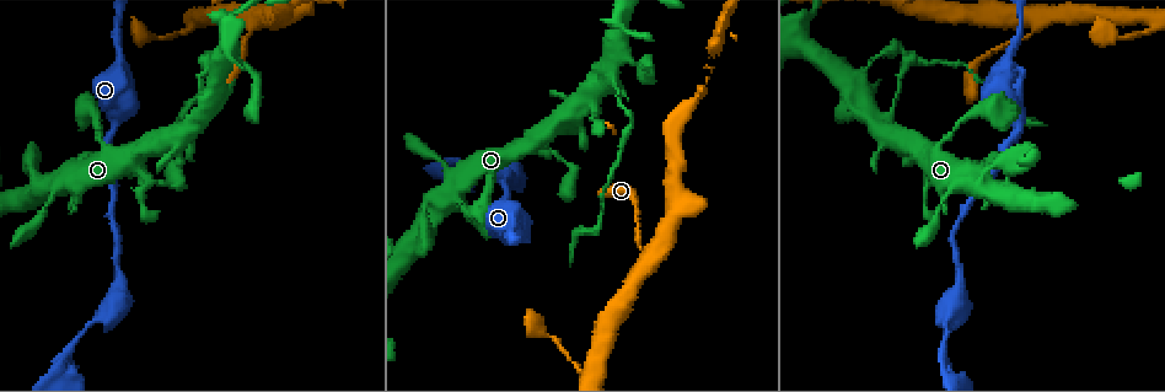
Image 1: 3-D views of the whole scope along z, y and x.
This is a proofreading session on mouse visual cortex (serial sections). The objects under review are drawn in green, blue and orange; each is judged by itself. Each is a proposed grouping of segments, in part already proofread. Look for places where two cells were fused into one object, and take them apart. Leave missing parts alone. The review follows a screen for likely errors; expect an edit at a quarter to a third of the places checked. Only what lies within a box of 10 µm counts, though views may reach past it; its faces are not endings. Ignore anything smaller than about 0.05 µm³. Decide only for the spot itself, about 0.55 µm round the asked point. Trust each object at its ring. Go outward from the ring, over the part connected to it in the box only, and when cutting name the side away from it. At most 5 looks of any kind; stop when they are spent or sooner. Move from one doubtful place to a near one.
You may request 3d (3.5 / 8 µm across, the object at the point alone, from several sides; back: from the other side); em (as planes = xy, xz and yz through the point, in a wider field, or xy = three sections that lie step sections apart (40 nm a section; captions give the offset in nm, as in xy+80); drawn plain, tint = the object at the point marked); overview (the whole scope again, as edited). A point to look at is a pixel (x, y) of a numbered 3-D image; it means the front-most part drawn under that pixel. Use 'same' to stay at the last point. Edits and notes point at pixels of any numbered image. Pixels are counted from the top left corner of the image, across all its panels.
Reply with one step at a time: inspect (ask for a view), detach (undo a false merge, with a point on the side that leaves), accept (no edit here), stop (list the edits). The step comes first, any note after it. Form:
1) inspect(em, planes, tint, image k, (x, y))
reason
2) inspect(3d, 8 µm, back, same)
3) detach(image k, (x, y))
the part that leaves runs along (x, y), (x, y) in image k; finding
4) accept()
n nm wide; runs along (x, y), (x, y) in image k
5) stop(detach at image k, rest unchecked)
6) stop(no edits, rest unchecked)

inspect(3d, 3.5 µm, image 1, (503, 240))
sudden change in width

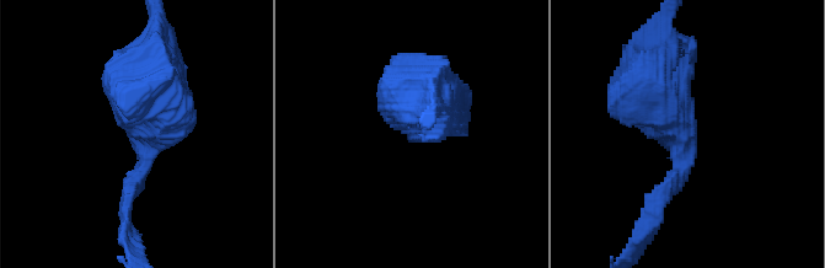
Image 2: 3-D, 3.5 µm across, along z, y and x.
inspect(em, planes, plain, image 2, (685, 151))
arms of 200, 600 nm; shape alone is not enough

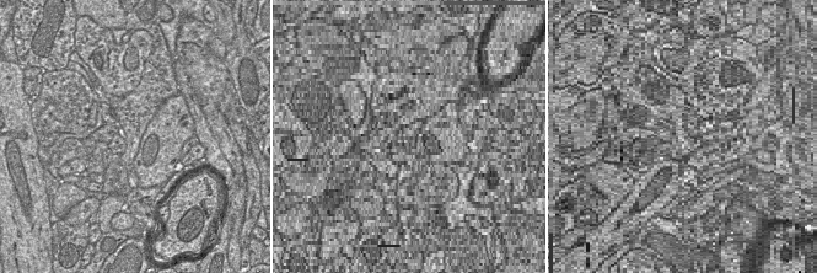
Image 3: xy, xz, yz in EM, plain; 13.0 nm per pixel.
inspect(em, planes, tint, same)

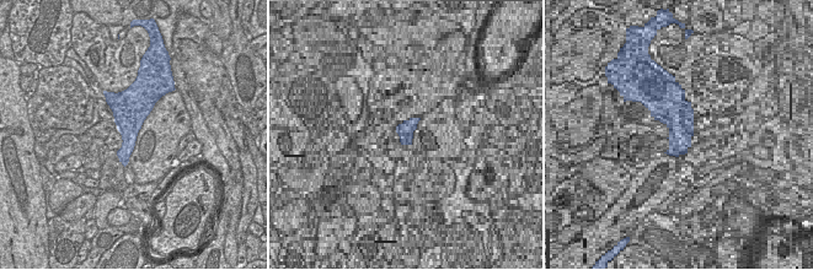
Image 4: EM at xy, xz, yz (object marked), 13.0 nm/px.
accept()
runs along (643, 92), (684, 138), (652, 225) in image 2; all the same cell

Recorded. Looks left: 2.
inspect(3d, 3.5 µm, image 1, (617, 90))
thick turns thin

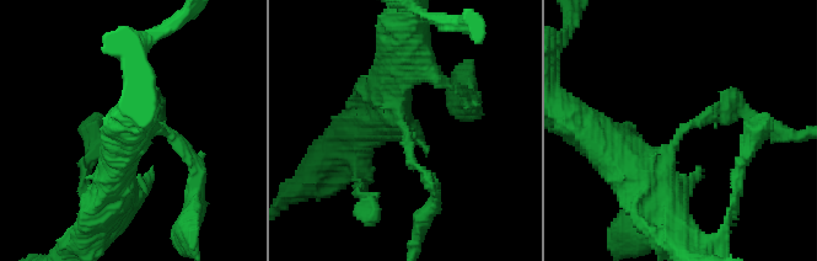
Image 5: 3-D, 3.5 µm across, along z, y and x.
inspect(em, xy, step 3, tint, image 5, (679, 136))
arms of 150, 450 nm; now the EM

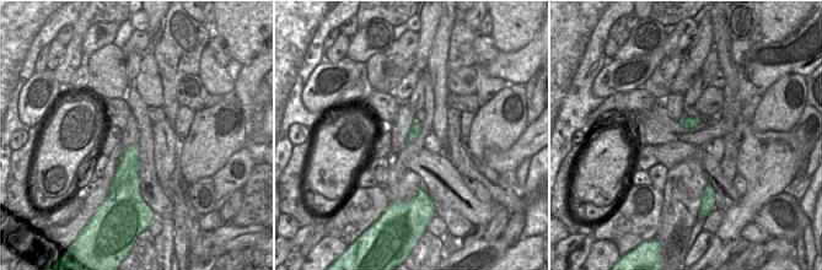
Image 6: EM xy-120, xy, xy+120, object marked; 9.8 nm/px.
detach(image 5, (412, 164))
a second cell is stuck on

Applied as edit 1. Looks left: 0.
stop(detach at image 5, rest unchecked)

